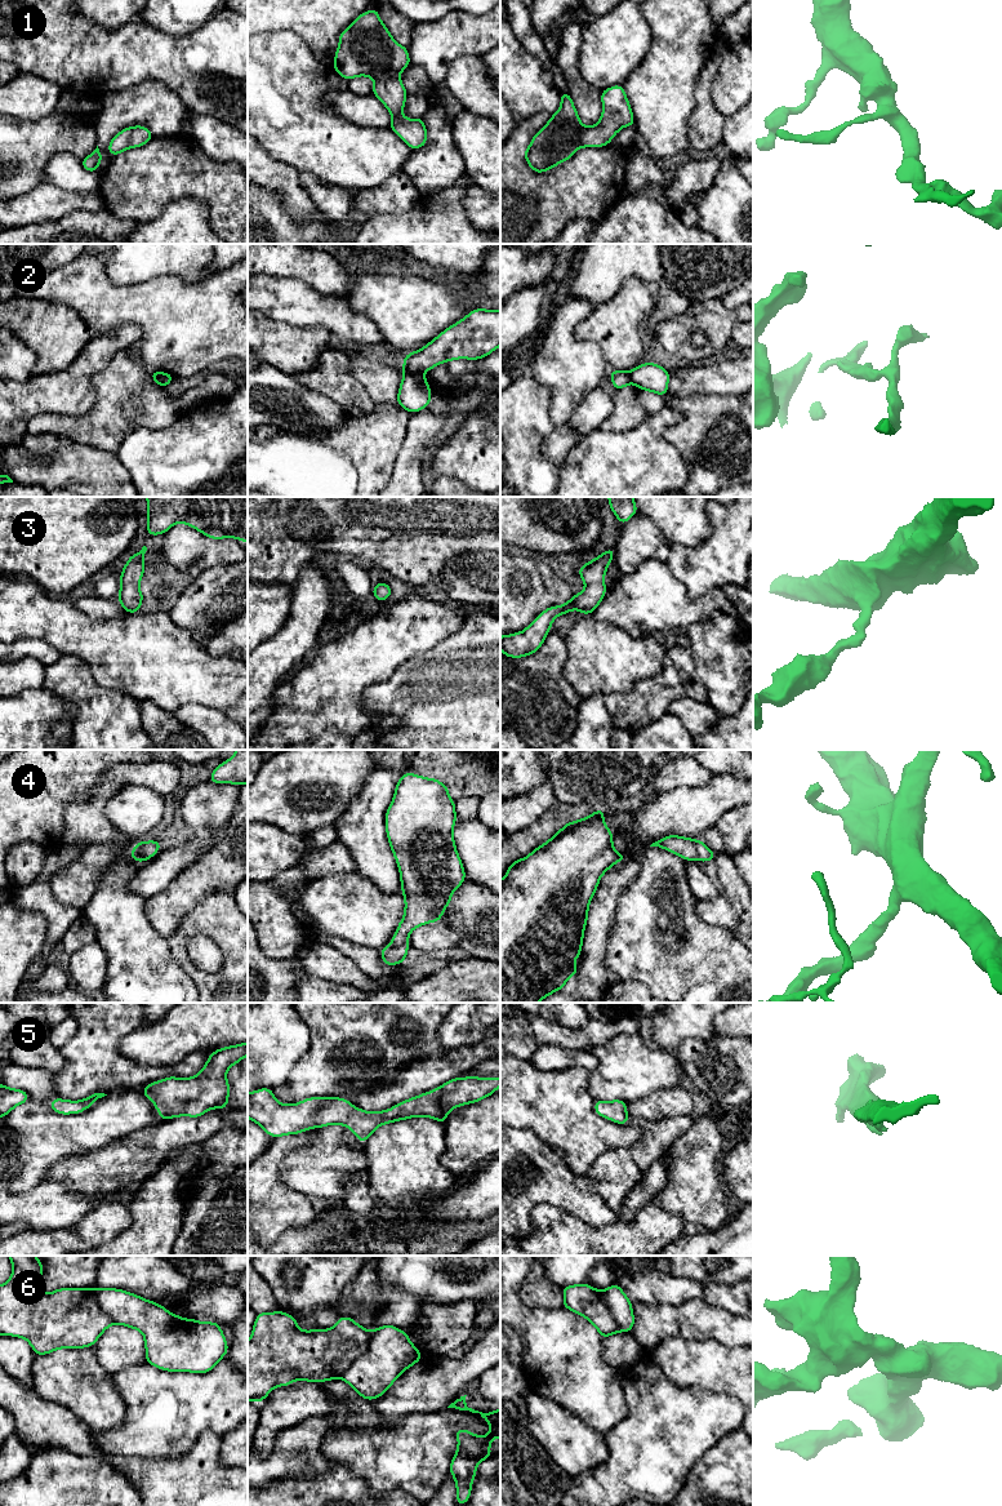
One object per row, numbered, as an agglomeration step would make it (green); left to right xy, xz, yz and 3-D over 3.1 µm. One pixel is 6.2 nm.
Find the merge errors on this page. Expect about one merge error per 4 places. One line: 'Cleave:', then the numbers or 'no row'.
Cleave: 2, 6

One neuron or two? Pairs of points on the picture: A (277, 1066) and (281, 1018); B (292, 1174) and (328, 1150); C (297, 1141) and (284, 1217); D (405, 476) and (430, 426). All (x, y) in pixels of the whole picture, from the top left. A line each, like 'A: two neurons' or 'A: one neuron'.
A: one neuron
B: one neuron
C: one neuron
D: one neuron

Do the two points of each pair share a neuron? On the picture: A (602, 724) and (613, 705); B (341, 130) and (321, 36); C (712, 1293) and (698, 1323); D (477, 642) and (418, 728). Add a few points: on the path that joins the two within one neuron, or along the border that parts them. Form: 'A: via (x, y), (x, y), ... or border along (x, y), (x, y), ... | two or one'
A: border along (604, 696), (604, 706), (614, 727) | two
B: border along (307, 43), (307, 47), (323, 63), (332, 66) | two
C: border along (703, 1297), (708, 1302), (736, 1314) | two
D: via (477, 665), (477, 674), (441, 710) | one

